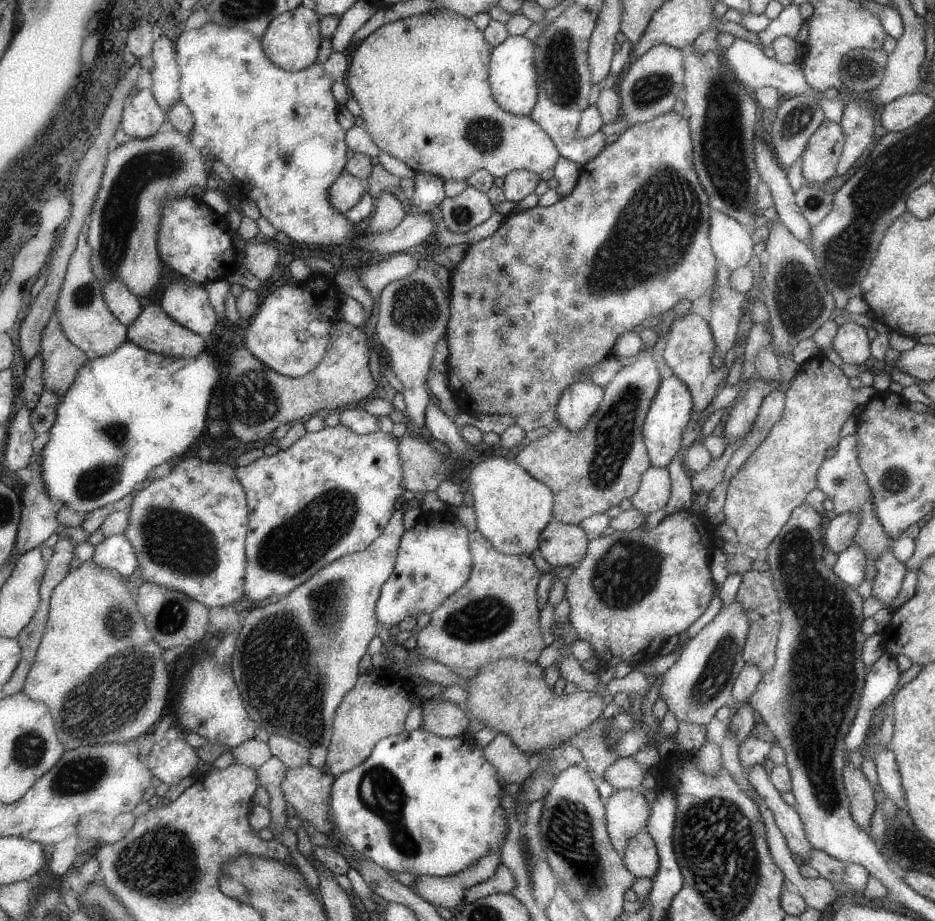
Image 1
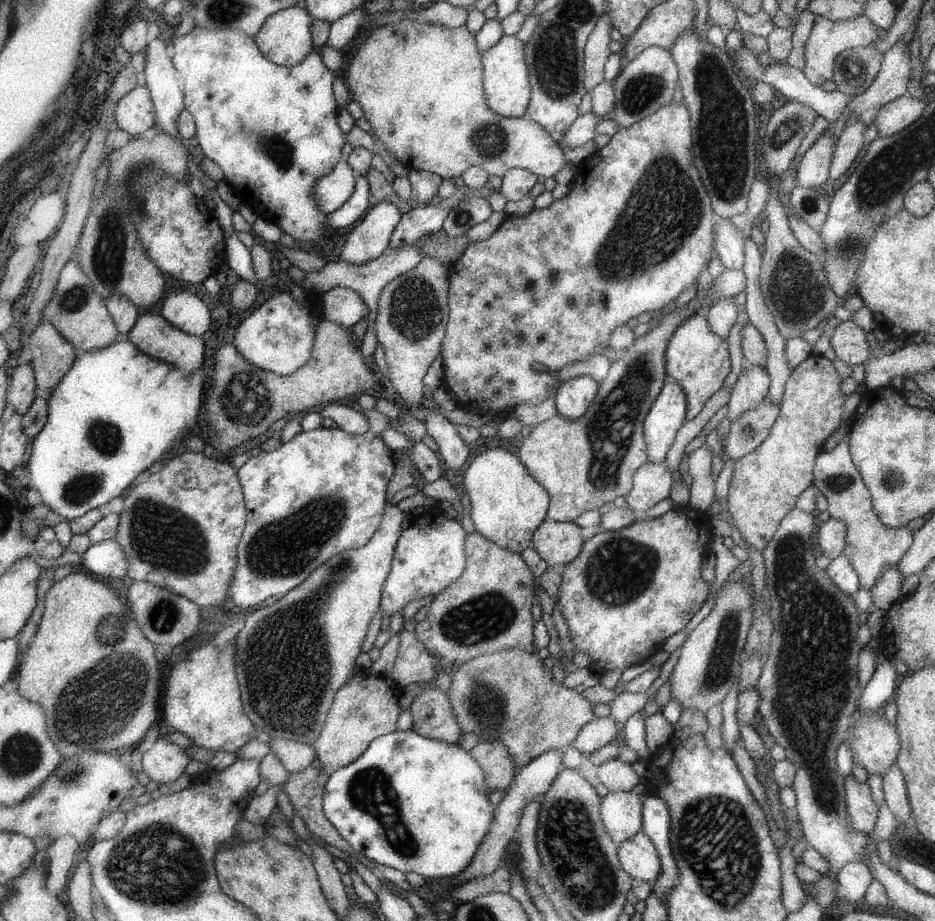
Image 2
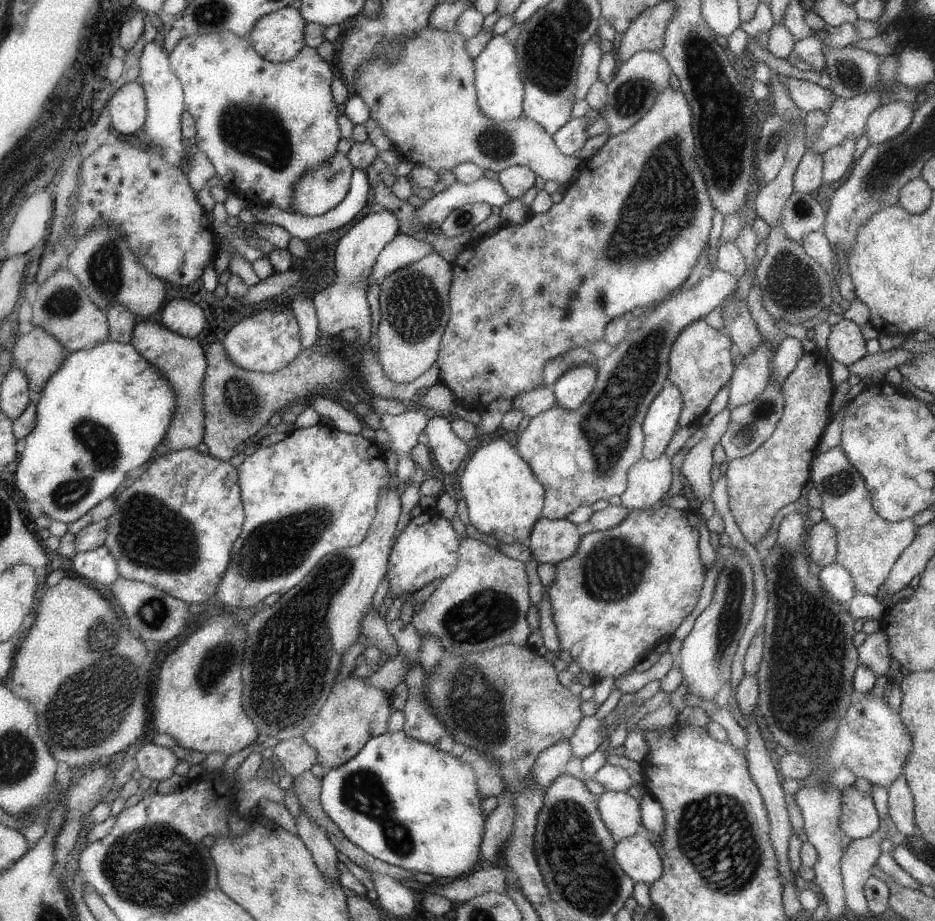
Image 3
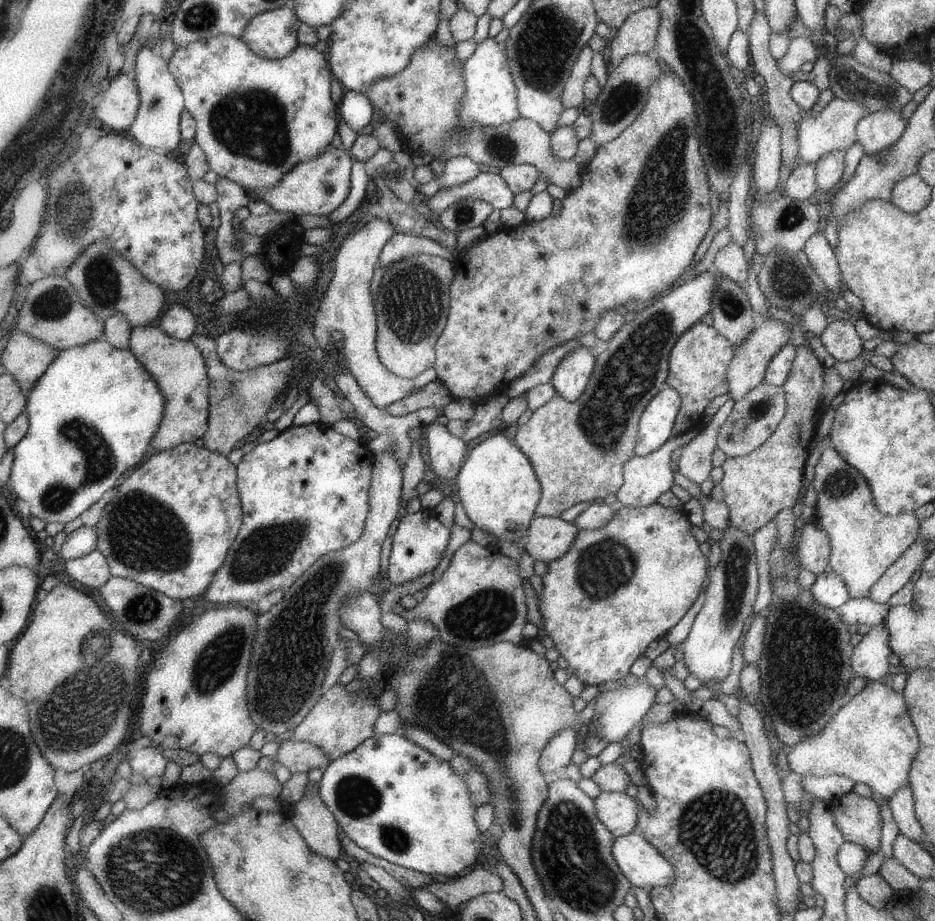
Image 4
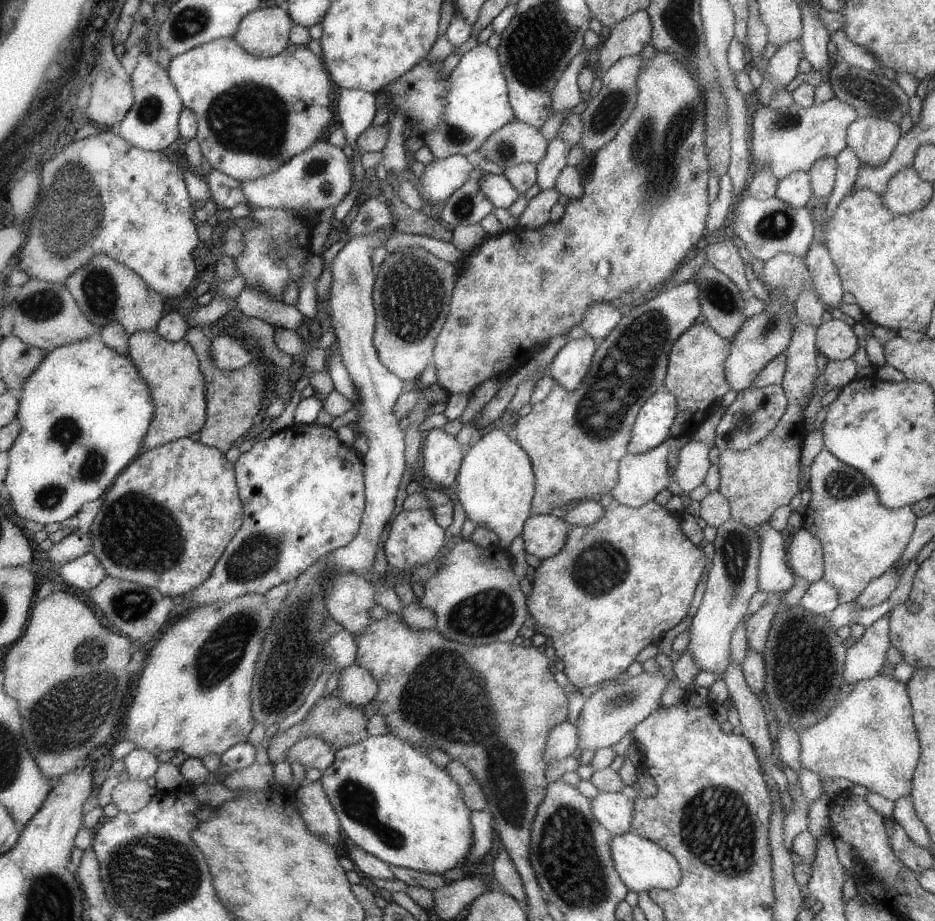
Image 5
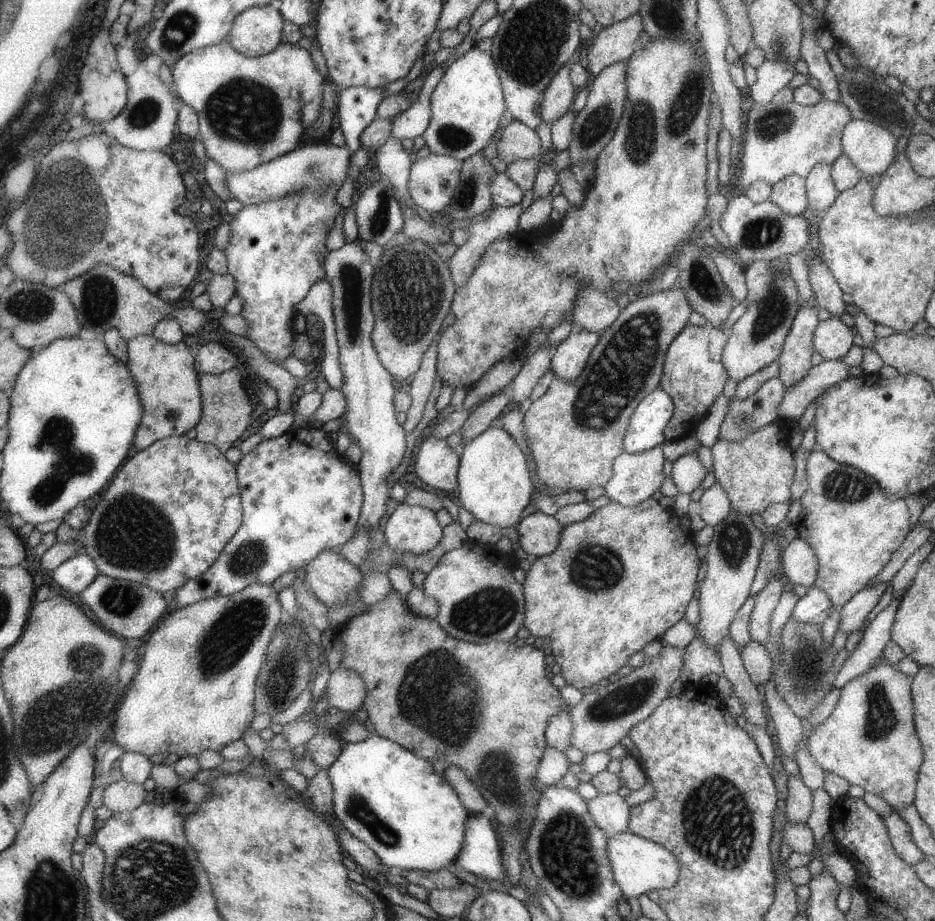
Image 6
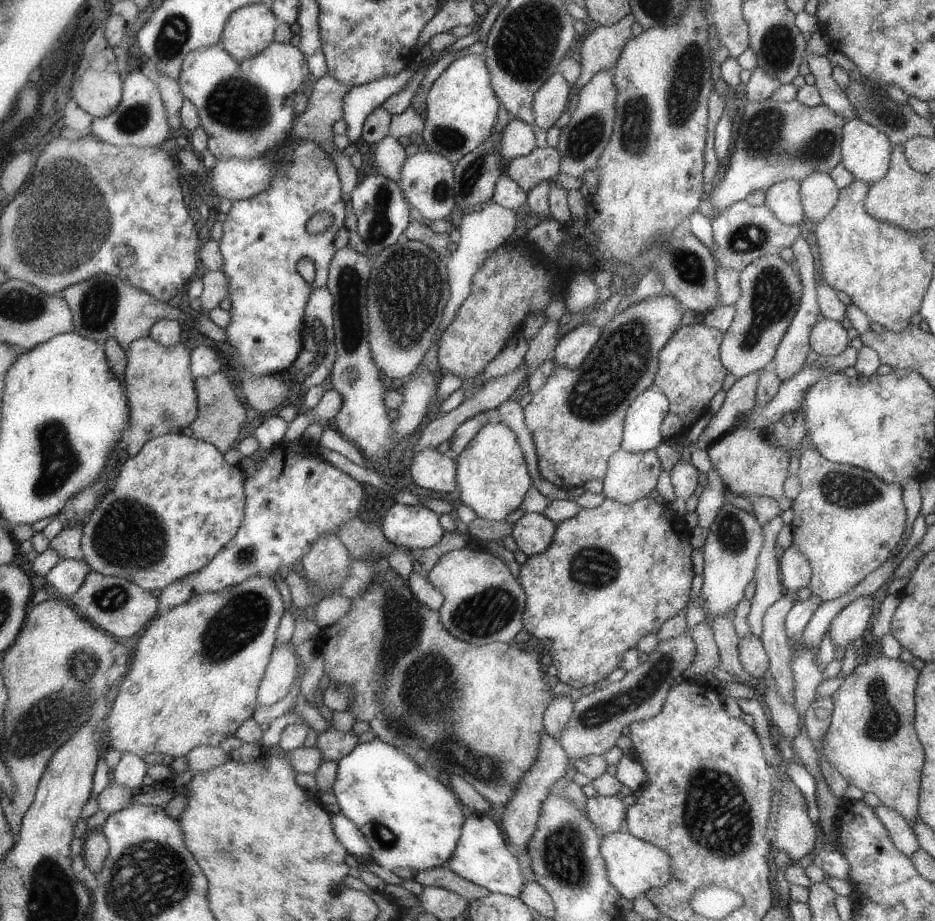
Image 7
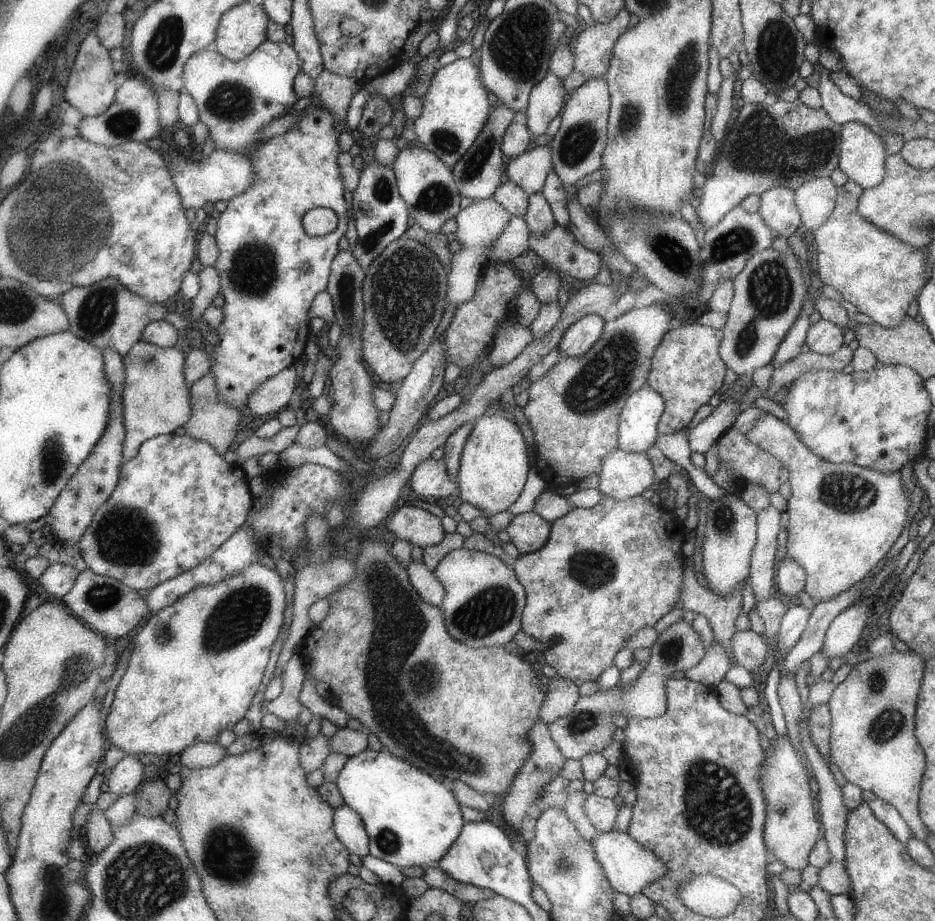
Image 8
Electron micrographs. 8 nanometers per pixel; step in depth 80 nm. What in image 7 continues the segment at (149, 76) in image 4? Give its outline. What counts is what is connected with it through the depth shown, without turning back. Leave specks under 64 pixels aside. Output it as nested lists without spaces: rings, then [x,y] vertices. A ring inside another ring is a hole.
[[[141,65],[136,66],[135,70],[125,77],[124,97],[118,110],[103,118],[94,117],[87,132],[118,147],[159,147],[172,136],[172,129],[167,120],[167,112],[165,112],[165,102],[161,98],[161,90],[157,83],[143,74]]]

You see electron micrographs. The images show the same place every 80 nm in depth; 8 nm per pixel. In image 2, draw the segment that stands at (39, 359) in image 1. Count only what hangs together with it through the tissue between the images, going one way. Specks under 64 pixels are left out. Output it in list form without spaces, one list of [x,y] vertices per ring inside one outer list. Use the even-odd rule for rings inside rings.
[[[22,359],[11,375],[11,380],[7,402],[14,406],[15,412],[27,414],[39,395],[35,367]]]

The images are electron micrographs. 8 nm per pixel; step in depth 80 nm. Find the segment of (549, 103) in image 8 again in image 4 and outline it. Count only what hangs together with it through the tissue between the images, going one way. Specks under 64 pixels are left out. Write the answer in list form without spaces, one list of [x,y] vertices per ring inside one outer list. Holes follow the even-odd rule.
[[[587,46],[582,47],[581,54],[574,62],[568,79],[563,85],[561,101],[566,108],[586,104],[583,89],[586,78],[591,75],[591,70],[589,69],[591,58],[593,58],[593,51]]]

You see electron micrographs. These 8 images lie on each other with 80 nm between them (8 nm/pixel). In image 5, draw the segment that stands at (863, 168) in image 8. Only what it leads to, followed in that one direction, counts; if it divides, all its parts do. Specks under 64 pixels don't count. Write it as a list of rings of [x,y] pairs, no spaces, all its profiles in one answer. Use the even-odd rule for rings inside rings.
[[[858,117],[847,130],[846,146],[853,149],[861,165],[880,165],[888,159],[900,138],[899,125],[893,121],[888,121],[883,117]]]

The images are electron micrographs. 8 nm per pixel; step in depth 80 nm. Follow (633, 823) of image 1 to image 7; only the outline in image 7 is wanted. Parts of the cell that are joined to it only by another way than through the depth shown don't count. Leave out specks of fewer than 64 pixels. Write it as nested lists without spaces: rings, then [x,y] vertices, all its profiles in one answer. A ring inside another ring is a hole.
[[[595,795],[587,798],[584,812],[594,827],[599,828],[605,835],[621,830],[619,826],[623,822],[623,804],[619,798],[615,798],[615,795],[610,797]]]

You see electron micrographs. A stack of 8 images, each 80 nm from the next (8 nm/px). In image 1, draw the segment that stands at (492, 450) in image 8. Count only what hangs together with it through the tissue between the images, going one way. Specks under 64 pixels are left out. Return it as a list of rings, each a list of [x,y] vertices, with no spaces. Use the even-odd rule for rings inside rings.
[[[500,456],[479,460],[467,480],[476,529],[504,555],[531,555],[552,518],[554,494],[551,488],[535,480],[515,461]]]

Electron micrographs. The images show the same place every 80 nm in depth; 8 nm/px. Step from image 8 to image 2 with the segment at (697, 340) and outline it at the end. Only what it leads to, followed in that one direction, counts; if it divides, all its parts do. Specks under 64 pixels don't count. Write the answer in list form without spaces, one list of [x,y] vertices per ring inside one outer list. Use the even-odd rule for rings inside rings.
[[[693,313],[673,332],[666,346],[666,374],[668,379],[682,387],[686,395],[686,421],[699,414],[707,399],[721,388],[725,376],[730,374],[728,344],[723,337],[709,330],[705,319]]]

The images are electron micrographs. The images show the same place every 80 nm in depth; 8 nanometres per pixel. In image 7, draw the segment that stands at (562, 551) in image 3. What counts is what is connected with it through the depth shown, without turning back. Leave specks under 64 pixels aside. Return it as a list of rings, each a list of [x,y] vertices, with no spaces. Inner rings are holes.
[[[525,513],[511,525],[509,535],[517,549],[527,557],[539,555],[550,546],[557,526],[554,521],[539,513]]]

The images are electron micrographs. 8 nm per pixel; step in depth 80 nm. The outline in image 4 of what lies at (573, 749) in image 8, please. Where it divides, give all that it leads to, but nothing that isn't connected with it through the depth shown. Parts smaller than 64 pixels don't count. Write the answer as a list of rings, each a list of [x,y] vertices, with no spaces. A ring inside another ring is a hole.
[[[638,678],[637,684],[627,688],[603,691],[595,702],[592,718],[597,718],[597,722],[590,723],[590,734],[596,739],[619,743],[627,730],[643,718],[653,704],[655,693],[645,678]]]

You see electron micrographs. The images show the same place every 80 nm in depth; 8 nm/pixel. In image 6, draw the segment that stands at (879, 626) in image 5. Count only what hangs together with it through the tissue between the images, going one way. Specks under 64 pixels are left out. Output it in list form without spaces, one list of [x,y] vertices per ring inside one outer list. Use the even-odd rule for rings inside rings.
[[[892,598],[891,602],[866,624],[857,646],[844,658],[841,668],[836,672],[833,686],[840,688],[852,678],[867,672],[875,663],[883,661],[899,601],[900,599]]]

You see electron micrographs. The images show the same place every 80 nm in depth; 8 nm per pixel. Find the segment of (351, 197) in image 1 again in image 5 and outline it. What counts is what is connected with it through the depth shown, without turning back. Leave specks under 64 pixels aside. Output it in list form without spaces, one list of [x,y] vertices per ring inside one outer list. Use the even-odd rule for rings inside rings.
[[[323,141],[295,155],[280,169],[266,177],[241,182],[248,204],[251,206],[320,213],[327,208],[339,206],[345,200],[345,196],[351,192],[351,186],[354,183],[354,162],[343,152],[343,148]]]

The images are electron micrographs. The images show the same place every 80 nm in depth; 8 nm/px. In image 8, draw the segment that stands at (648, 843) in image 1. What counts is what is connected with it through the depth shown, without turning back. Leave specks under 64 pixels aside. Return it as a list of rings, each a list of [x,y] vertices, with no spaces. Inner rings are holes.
[[[611,829],[611,832],[597,833],[591,840],[594,848],[594,857],[606,873],[608,883],[614,892],[621,892],[627,896],[641,893],[642,888],[660,879],[666,874],[666,865],[655,856],[651,849],[640,845],[634,837],[630,837],[625,832]]]

